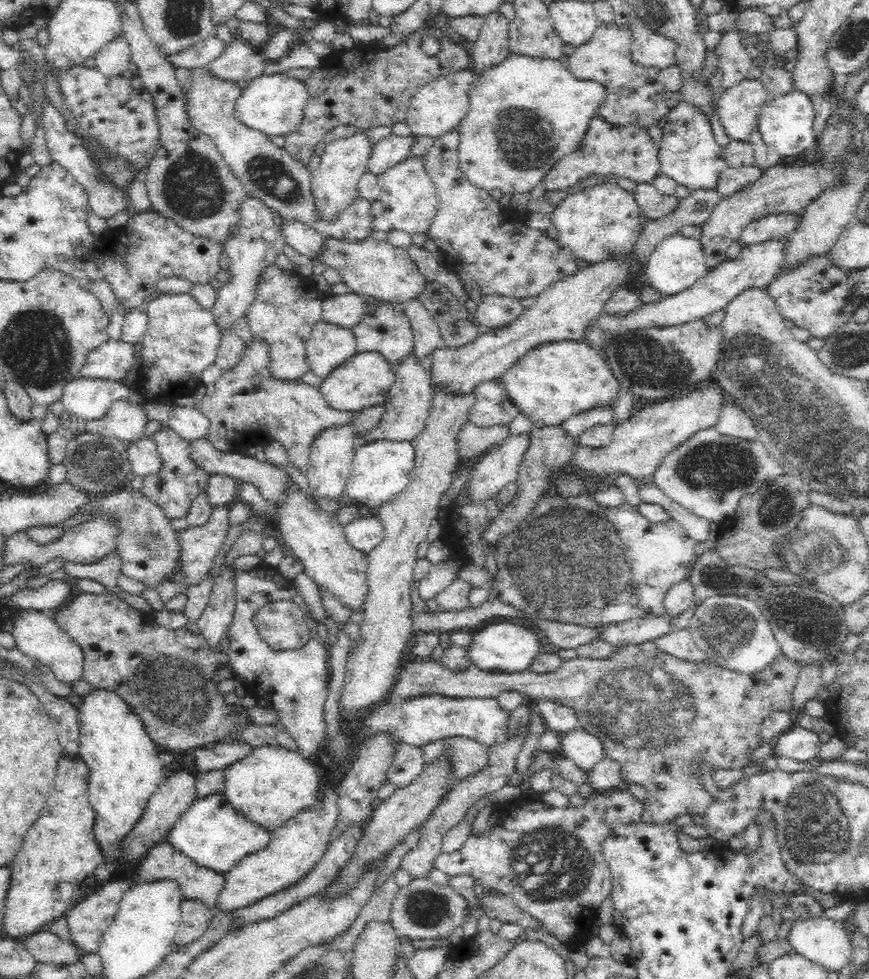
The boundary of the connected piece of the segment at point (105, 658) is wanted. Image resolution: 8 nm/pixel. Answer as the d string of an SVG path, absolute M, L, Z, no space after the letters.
M82 592L68 606L57 609L52 617L59 630L68 634L83 651L82 679L92 688L115 690L142 719L155 745L166 746L171 752L206 747L222 741L235 728L240 728L245 715L248 717L245 712L241 714L232 710L233 703L239 702L221 694L216 685L220 682L213 680L214 674L228 663L227 636L220 641L219 647L211 650L201 634L190 632L186 627L177 631L161 627L154 623L150 615L132 608L114 592L100 595Z

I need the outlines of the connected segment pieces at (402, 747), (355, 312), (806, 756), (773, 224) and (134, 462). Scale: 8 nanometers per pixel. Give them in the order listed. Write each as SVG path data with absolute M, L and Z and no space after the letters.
M400 743L396 746L392 764L387 770L387 780L396 788L408 786L420 776L425 763L422 747Z
M352 292L345 295L328 295L321 303L320 320L351 329L360 320L364 299L364 296Z
M792 726L774 740L774 755L786 756L786 758L800 760L800 762L819 757L821 748L819 735L811 730Z
M771 214L752 221L740 232L740 245L747 247L772 238L786 238L798 226L796 215Z
M153 435L144 436L126 446L131 472L144 478L148 474L156 474L160 468L160 459L156 453Z

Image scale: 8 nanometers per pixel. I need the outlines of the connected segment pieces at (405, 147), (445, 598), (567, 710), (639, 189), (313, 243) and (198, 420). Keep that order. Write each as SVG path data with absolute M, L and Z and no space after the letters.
M390 134L374 143L374 150L372 150L372 156L368 161L368 171L376 176L382 175L392 166L396 166L399 162L409 158L416 137L418 136L394 136L394 134Z
M456 576L452 580L451 586L448 586L439 594L436 594L436 596L425 602L427 610L433 613L468 610L470 608L468 596L472 589L472 586L468 582Z
M538 700L538 710L546 729L564 734L580 728L577 714L573 708L564 706L555 700Z
M638 183L633 196L642 214L652 220L668 216L681 203L675 195L661 194L651 183Z
M298 220L279 221L279 227L285 242L298 254L302 254L311 261L319 259L324 254L325 243L328 244L327 237L324 238L317 230Z
M174 403L168 405L173 406L173 410L169 415L166 426L170 427L174 432L176 432L176 434L179 434L182 438L185 438L188 441L201 439L206 436L210 426L210 421L207 416L200 413L195 407L184 408L177 406Z

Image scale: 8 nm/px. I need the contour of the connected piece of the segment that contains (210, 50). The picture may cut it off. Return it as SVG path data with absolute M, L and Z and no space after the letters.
M210 35L208 38L197 42L186 48L166 56L166 59L170 61L170 65L177 68L186 68L186 69L204 69L204 66L208 62L212 62L212 59L218 58L227 45L219 39L216 35Z

